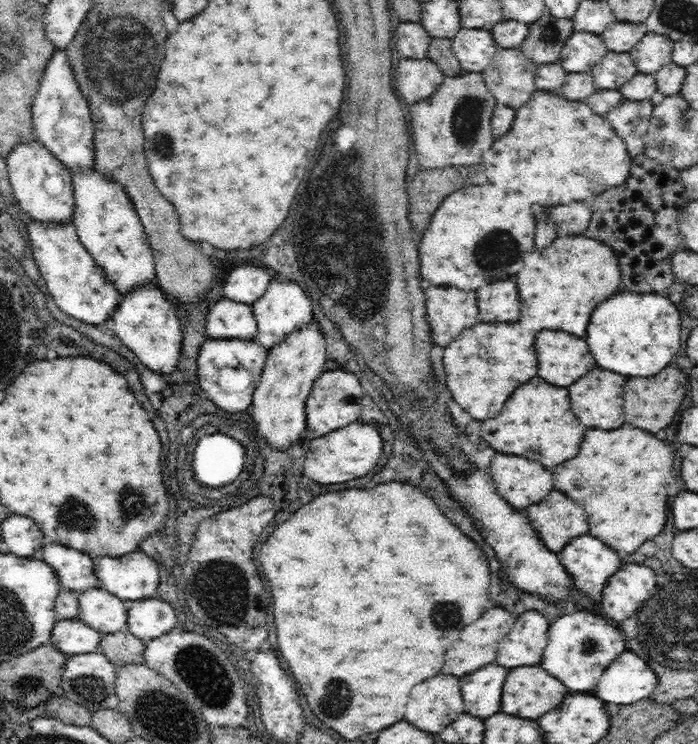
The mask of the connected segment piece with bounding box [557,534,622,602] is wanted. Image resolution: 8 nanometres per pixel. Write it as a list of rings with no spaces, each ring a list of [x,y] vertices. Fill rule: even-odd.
[[[584,534],[580,538],[573,538],[560,552],[560,562],[564,565],[570,577],[573,578],[574,586],[586,602],[601,602],[602,593],[607,585],[608,578],[620,568],[620,556],[616,554],[610,546],[606,546],[604,542],[596,540],[590,534]]]

